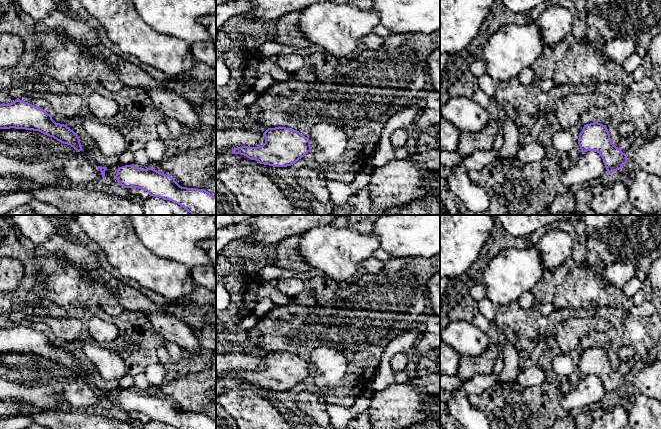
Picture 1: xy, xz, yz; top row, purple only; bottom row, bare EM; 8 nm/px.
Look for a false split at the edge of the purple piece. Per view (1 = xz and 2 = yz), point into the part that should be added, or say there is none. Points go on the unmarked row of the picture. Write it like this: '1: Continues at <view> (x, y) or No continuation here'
1: No continuation here
2: No continuation here

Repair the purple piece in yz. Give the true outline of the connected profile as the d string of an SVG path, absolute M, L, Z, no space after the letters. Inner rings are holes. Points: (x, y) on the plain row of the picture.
M601 347L584 349L579 358L578 368L581 376L599 377L608 398L621 393L627 387L627 378L612 367L608 353Z

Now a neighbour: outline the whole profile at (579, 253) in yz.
M578 240L574 241L571 257L579 263L591 261L588 257L587 249Z

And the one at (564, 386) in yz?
M563 377L559 382L558 382L559 390L561 394L567 394L570 391L573 390L573 387L570 385L569 381Z

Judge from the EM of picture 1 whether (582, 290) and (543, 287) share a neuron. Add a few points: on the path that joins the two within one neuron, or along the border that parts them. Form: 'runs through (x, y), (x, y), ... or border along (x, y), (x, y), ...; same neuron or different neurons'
runs through (572, 290), (553, 290); same neuron

